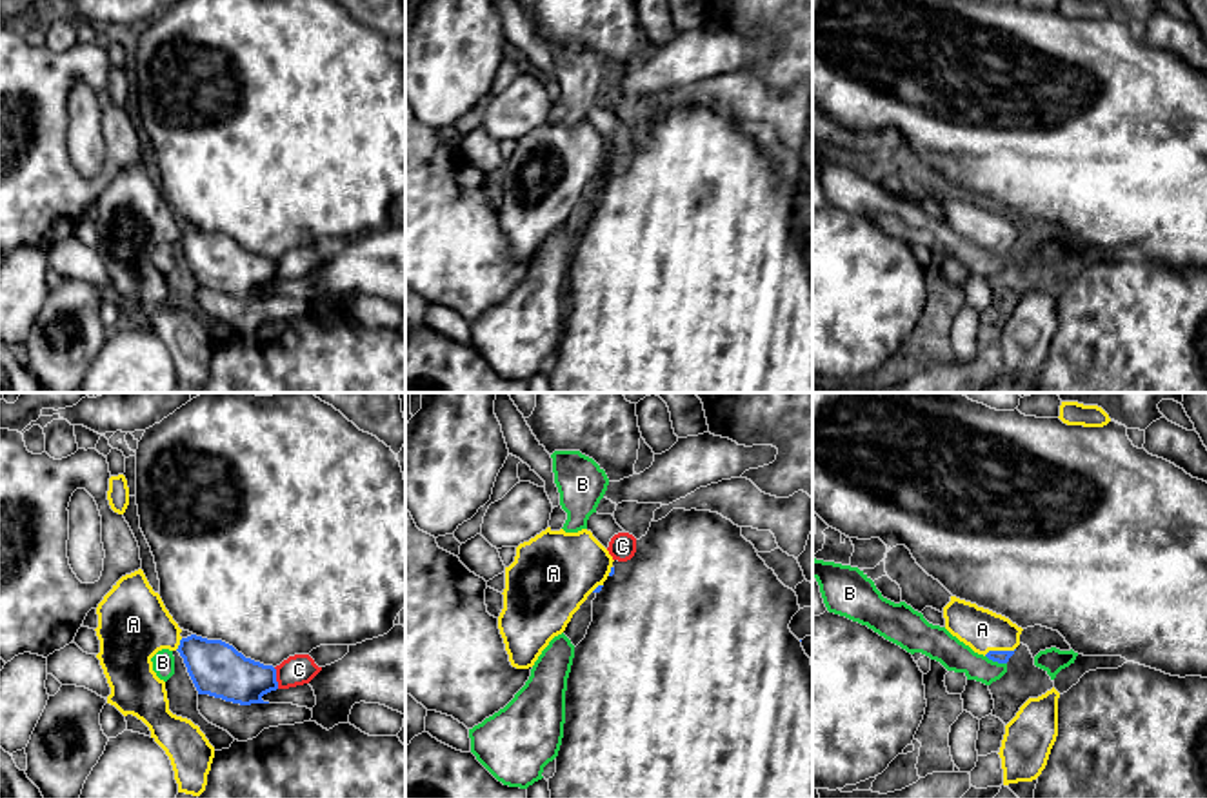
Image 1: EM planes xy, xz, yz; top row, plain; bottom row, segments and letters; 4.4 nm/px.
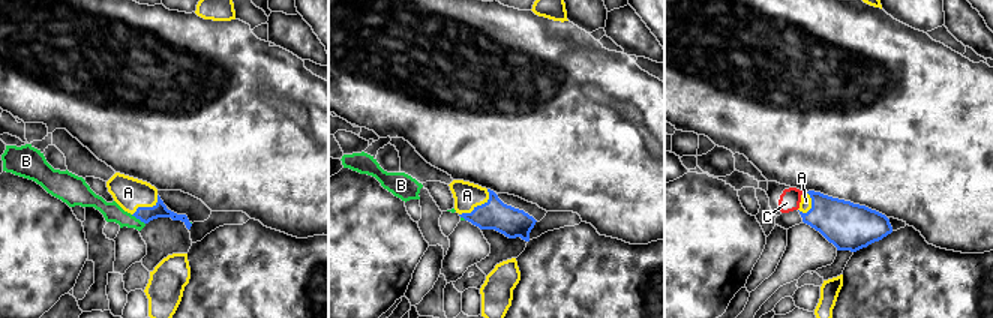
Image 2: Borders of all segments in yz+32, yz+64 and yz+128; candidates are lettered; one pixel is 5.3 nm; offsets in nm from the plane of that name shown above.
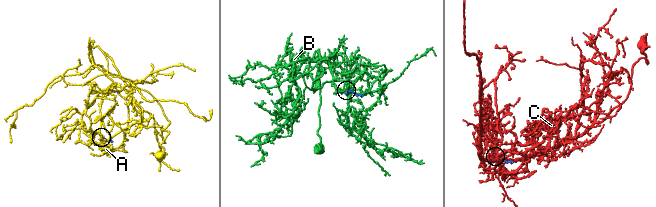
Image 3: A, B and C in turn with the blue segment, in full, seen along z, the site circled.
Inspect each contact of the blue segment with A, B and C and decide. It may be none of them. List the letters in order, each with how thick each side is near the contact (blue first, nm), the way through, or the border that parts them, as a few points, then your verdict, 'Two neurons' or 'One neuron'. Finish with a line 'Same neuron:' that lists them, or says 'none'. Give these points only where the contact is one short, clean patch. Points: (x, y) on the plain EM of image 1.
A: Thickness 60 nm (blue) against 190 nm. Path across: yz (1002, 249), (998, 244), (982, 222). One neuron
B: Thickness 60 nm (blue) against 140 nm. Boundary: yz (986, 248), (1006, 257). Two neurons
C: Thickness 240 nm (blue) against 140 nm. Two neurons
Same neuron: A

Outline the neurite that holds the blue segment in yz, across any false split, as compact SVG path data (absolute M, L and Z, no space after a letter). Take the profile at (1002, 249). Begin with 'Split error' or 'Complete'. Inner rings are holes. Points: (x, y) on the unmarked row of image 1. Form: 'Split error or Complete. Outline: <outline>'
Split error. Outline: M951 189L943 200L945 222L974 245L1007 256L1020 238L1022 220L976 196Z

